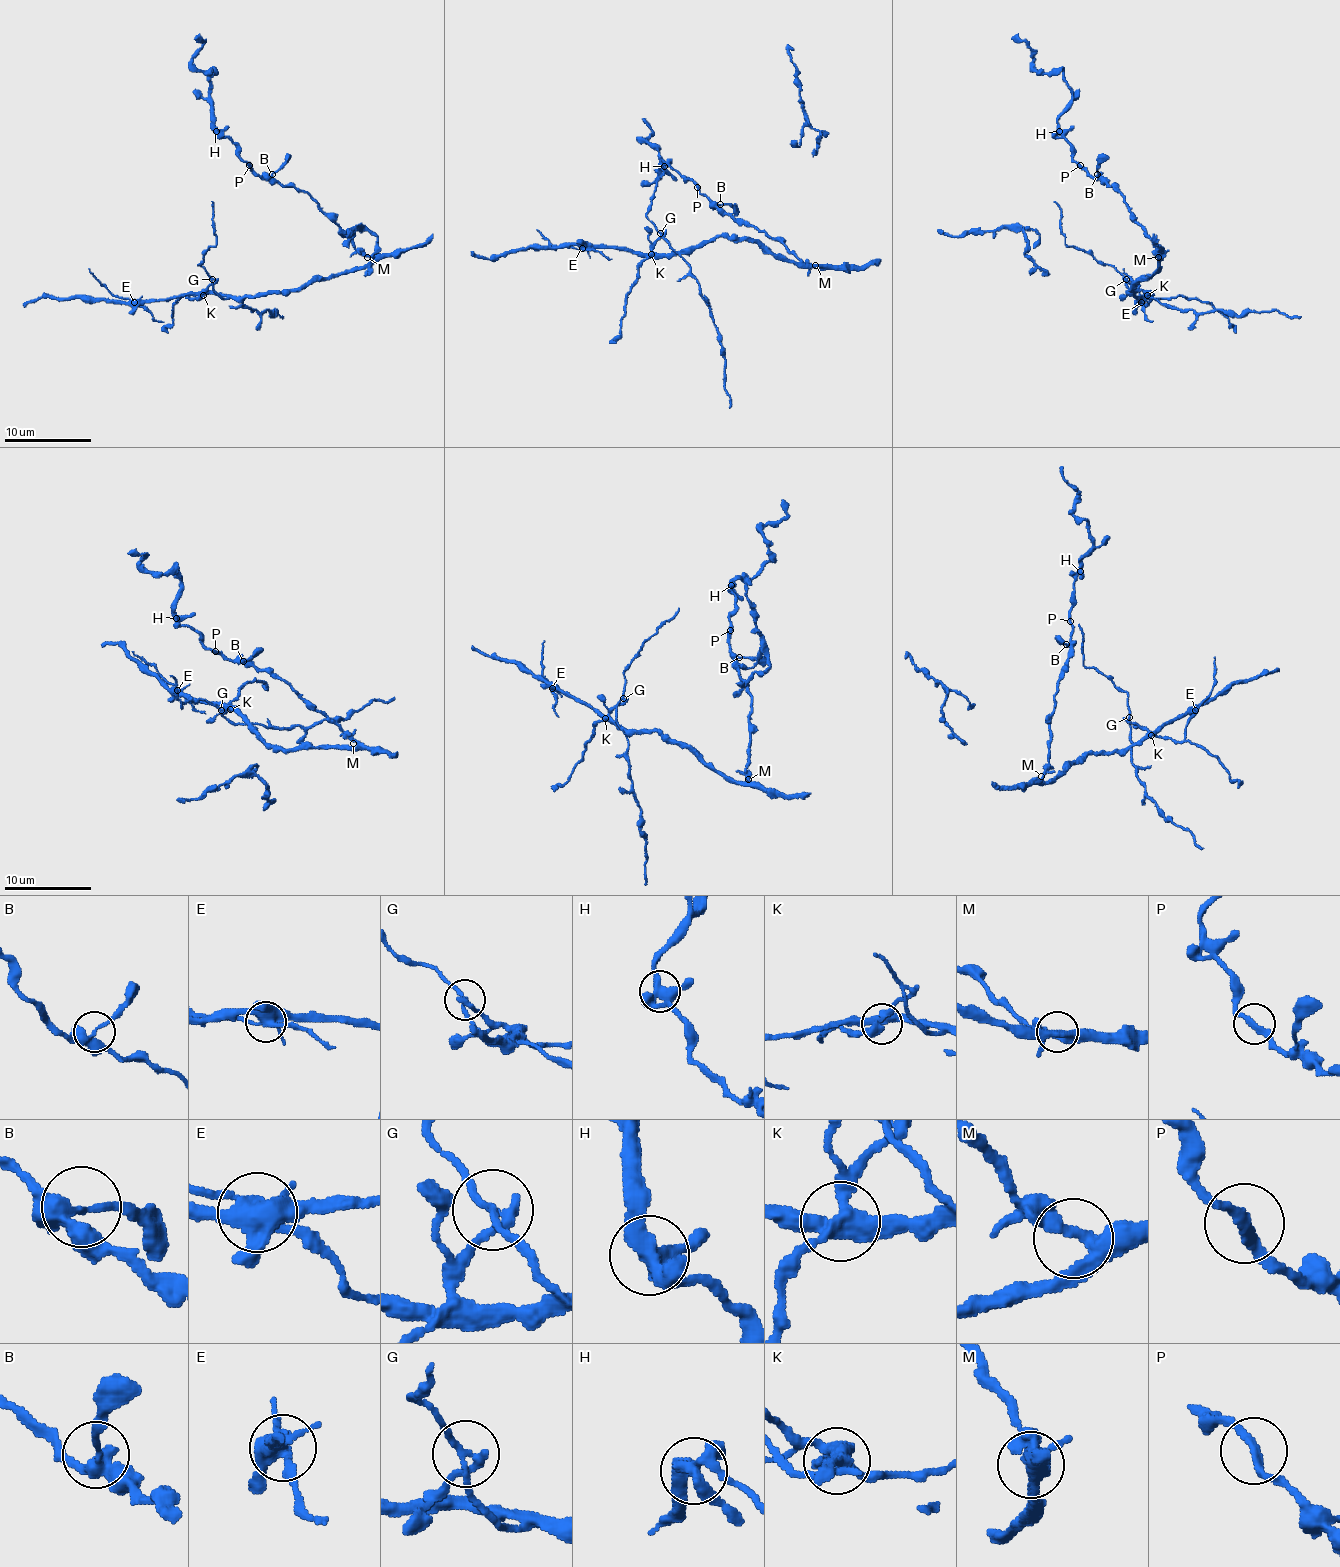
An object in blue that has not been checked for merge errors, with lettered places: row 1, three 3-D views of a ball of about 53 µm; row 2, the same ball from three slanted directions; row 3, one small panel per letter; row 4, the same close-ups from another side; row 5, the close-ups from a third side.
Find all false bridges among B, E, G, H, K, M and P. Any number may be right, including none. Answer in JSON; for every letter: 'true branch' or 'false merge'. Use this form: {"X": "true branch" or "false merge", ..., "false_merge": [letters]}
{"B": "true branch", "E": "false merge", "G": "false merge", "H": "true branch", "K": "false merge", "M": "true branch", "P": "true branch", "false_merge": ["E", "G", "K"]}

